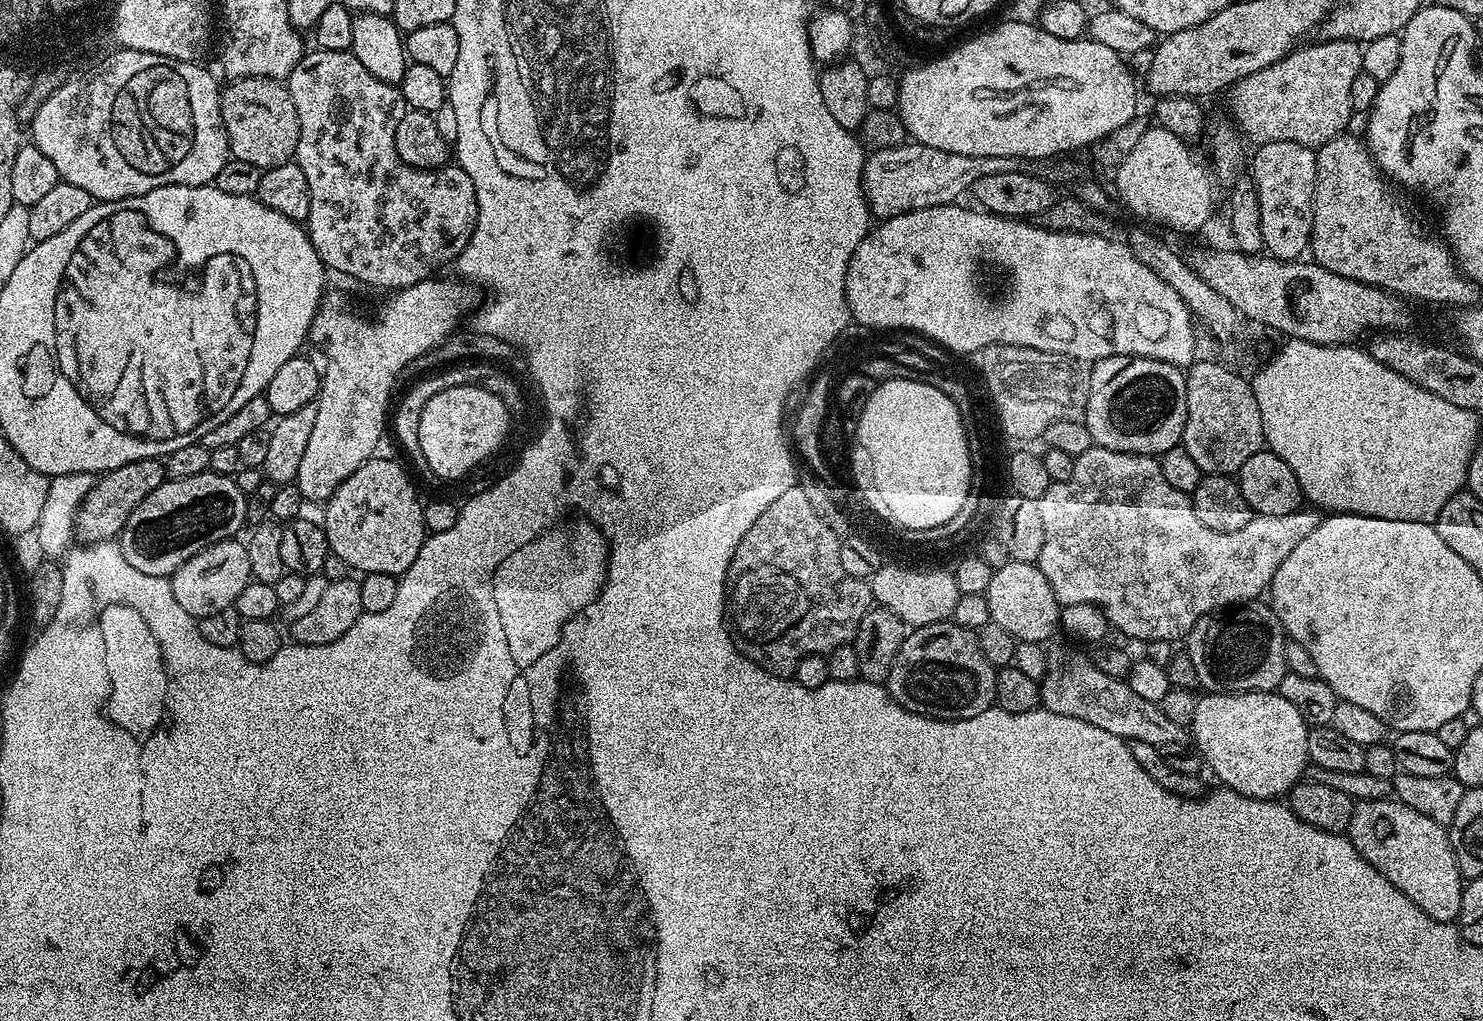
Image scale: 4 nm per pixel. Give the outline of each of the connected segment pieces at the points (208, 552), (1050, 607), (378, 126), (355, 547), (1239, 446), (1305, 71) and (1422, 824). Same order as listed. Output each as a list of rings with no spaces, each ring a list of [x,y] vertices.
[[[233,538],[206,546],[194,554],[194,558],[182,562],[182,566],[178,566],[178,570],[172,573],[170,579],[174,598],[185,608],[186,614],[199,618],[233,607],[238,594],[242,594],[242,590],[253,583],[250,554],[247,547],[238,541],[239,539]]]
[[[1009,562],[1003,568],[993,571],[990,586],[986,593],[990,602],[992,623],[1002,626],[1017,642],[1025,640],[1035,644],[1048,642],[1060,628],[1060,609],[1062,605],[1054,594],[1046,574],[1036,564]]]
[[[319,50],[309,51],[300,59],[298,66],[286,77],[288,93],[294,98],[294,110],[298,110],[298,122],[300,133],[298,134],[298,146],[294,162],[306,174],[306,186],[310,186],[310,210],[306,221],[306,231],[318,258],[324,263],[325,269],[341,272],[352,280],[361,280],[372,288],[388,288],[384,290],[395,290],[397,288],[409,288],[418,282],[429,279],[435,268],[443,264],[451,265],[460,251],[470,242],[472,231],[478,218],[478,198],[474,190],[474,182],[470,182],[470,174],[458,166],[445,166],[442,168],[412,168],[402,158],[398,158],[398,150],[394,146],[394,134],[398,122],[403,118],[406,105],[404,95],[400,93],[399,87],[379,81],[370,71],[366,70],[358,58],[347,52],[321,52]]]
[[[380,459],[367,460],[365,464],[358,466],[358,470],[354,470],[354,474],[350,474],[350,478],[337,486],[332,497],[323,505],[322,527],[331,555],[342,558],[349,569],[356,571],[357,568],[360,574],[381,572],[399,577],[415,565],[418,554],[426,543],[424,510],[422,500],[416,497],[416,488],[408,477],[409,469],[404,469],[392,460]]]
[[[1199,360],[1186,372],[1186,426],[1182,446],[1198,462],[1201,473],[1232,476],[1239,473],[1246,458],[1254,458],[1265,447],[1258,398],[1254,398],[1251,383],[1226,365],[1216,360]]]
[[[1321,39],[1317,43],[1297,46],[1293,52],[1286,54],[1278,62],[1232,85],[1227,93],[1228,104],[1232,107],[1233,122],[1231,123],[1241,133],[1244,131],[1253,140],[1253,145],[1259,146],[1266,142],[1298,142],[1302,146],[1316,150],[1349,127],[1347,124],[1354,119],[1350,102],[1350,85],[1356,75],[1362,71],[1361,45],[1348,40]]]
[[[1395,798],[1362,800],[1352,809],[1346,835],[1358,854],[1362,854],[1382,878],[1402,890],[1418,910],[1430,914],[1432,920],[1452,922],[1459,917],[1466,880],[1460,875],[1445,825],[1418,814]]]

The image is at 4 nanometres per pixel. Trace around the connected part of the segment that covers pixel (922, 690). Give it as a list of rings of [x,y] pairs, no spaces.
[[[947,619],[934,622],[930,626],[913,628],[905,635],[902,650],[898,650],[898,658],[894,658],[886,687],[903,708],[914,714],[932,716],[936,720],[965,720],[993,707],[996,698],[996,674],[997,669],[986,662],[986,654],[982,654],[982,646],[978,646],[976,633]]]

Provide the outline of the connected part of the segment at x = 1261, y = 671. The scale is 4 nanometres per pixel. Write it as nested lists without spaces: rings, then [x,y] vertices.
[[[1264,602],[1233,606],[1198,618],[1186,637],[1186,650],[1198,669],[1198,682],[1209,692],[1274,692],[1288,671],[1284,628]]]

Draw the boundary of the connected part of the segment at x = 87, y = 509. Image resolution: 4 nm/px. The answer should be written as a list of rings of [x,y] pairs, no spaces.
[[[159,459],[126,462],[114,470],[103,473],[76,510],[74,532],[84,542],[112,542],[119,537],[124,524],[140,503],[166,479],[166,468]]]

